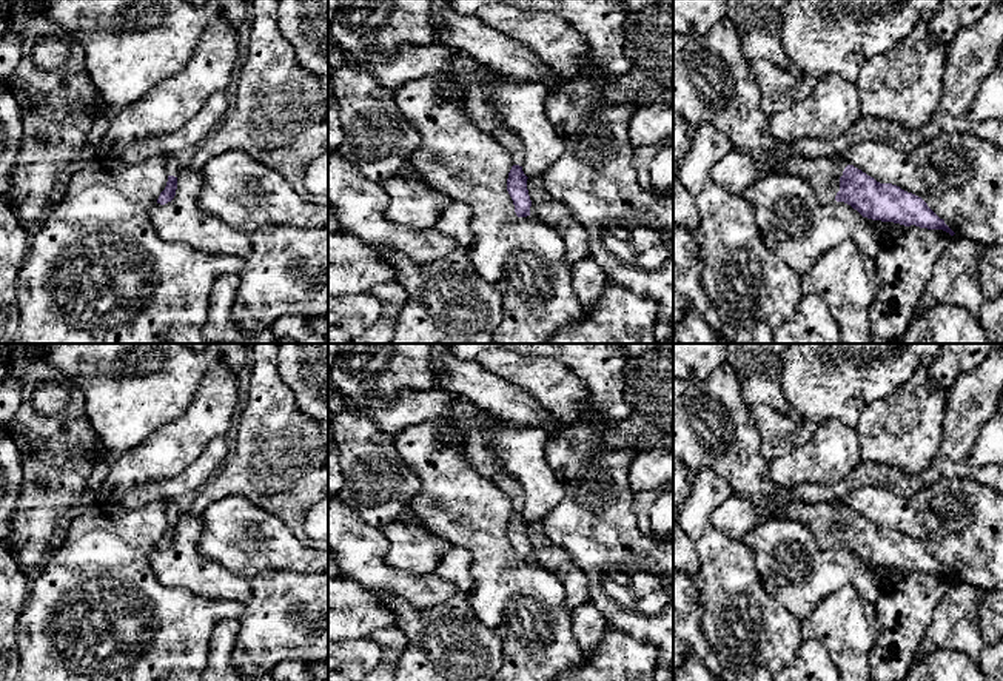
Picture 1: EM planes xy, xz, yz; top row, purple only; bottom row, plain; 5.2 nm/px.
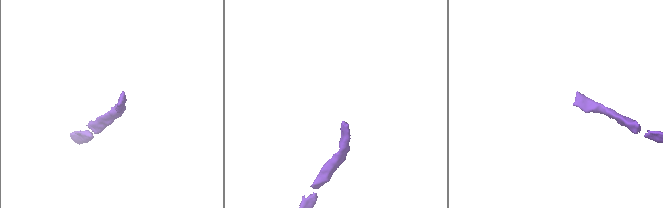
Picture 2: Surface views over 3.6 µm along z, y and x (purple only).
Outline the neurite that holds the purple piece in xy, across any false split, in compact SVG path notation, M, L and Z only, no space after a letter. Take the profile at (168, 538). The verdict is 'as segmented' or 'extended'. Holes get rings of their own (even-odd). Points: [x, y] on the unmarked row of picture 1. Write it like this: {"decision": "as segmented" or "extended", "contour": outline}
{"decision": "extended", "contour": "M169 501L166 504L165 516L168 519L168 527L165 535L160 538L157 548L165 550L174 544L176 535L177 535L177 521L182 508L183 508L183 502L179 502L179 501Z"}

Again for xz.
{"decision": "extended", "contour": "M475 441L470 448L473 465L490 481L493 481L504 495L512 501L513 512L507 524L507 536L513 545L515 558L518 562L530 561L532 545L527 535L527 521L522 516L525 495L522 485L501 470L496 464L495 453L481 441Z"}

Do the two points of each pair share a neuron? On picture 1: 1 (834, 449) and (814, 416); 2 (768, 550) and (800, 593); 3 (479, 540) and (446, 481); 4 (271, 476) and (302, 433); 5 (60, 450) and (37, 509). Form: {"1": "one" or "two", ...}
{"1": "two", "2": "one", "3": "one", "4": "one", "5": "one"}

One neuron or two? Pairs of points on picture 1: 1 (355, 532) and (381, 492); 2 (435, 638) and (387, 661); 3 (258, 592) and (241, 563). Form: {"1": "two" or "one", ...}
{"1": "two", "2": "two", "3": "two"}

